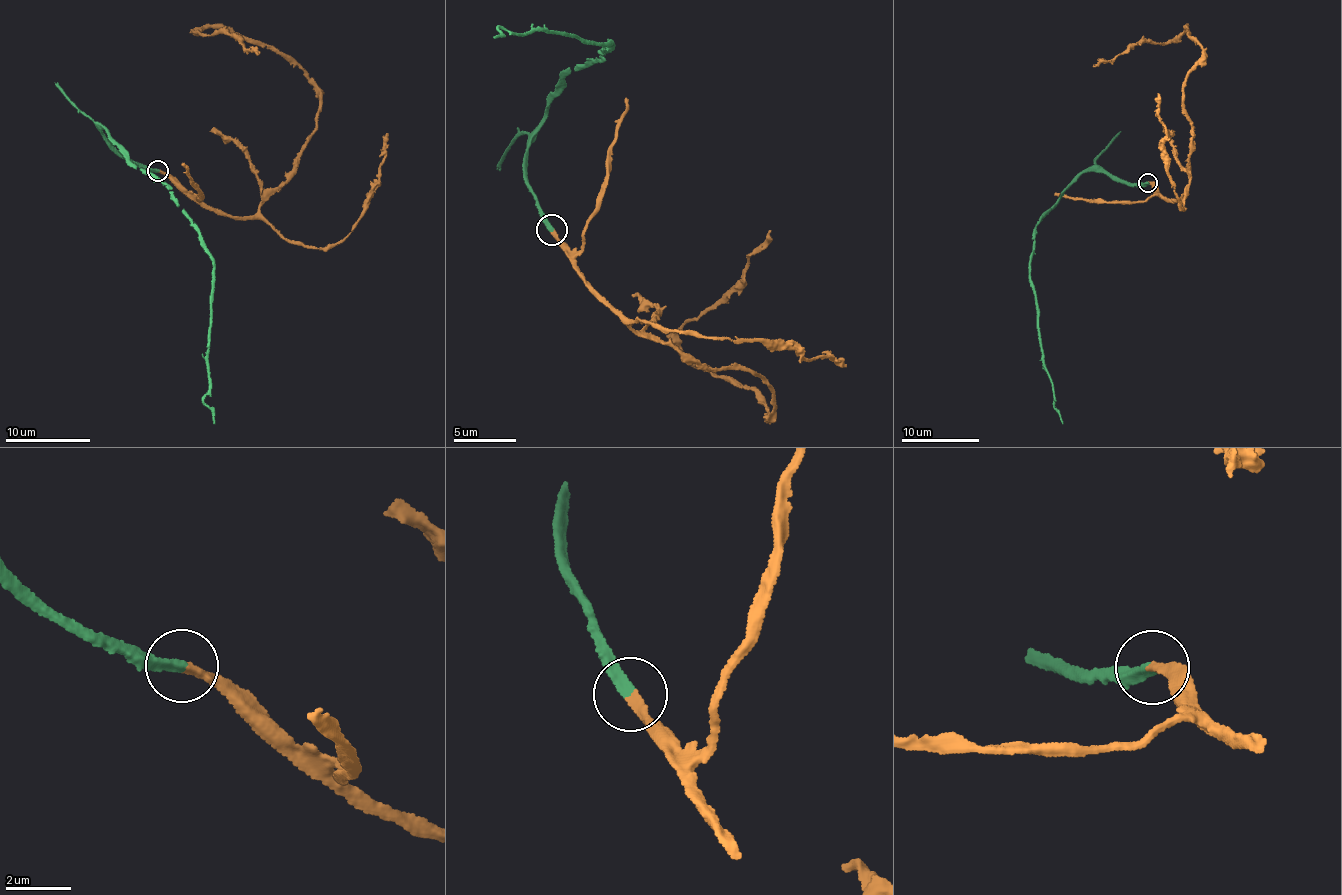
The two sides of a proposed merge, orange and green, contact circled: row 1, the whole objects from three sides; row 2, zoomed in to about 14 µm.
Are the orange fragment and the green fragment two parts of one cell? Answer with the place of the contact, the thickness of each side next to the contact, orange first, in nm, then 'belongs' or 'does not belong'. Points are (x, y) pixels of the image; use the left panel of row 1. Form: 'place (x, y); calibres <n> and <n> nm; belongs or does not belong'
place (158, 170); calibres 280 and 320 nm; belongs

